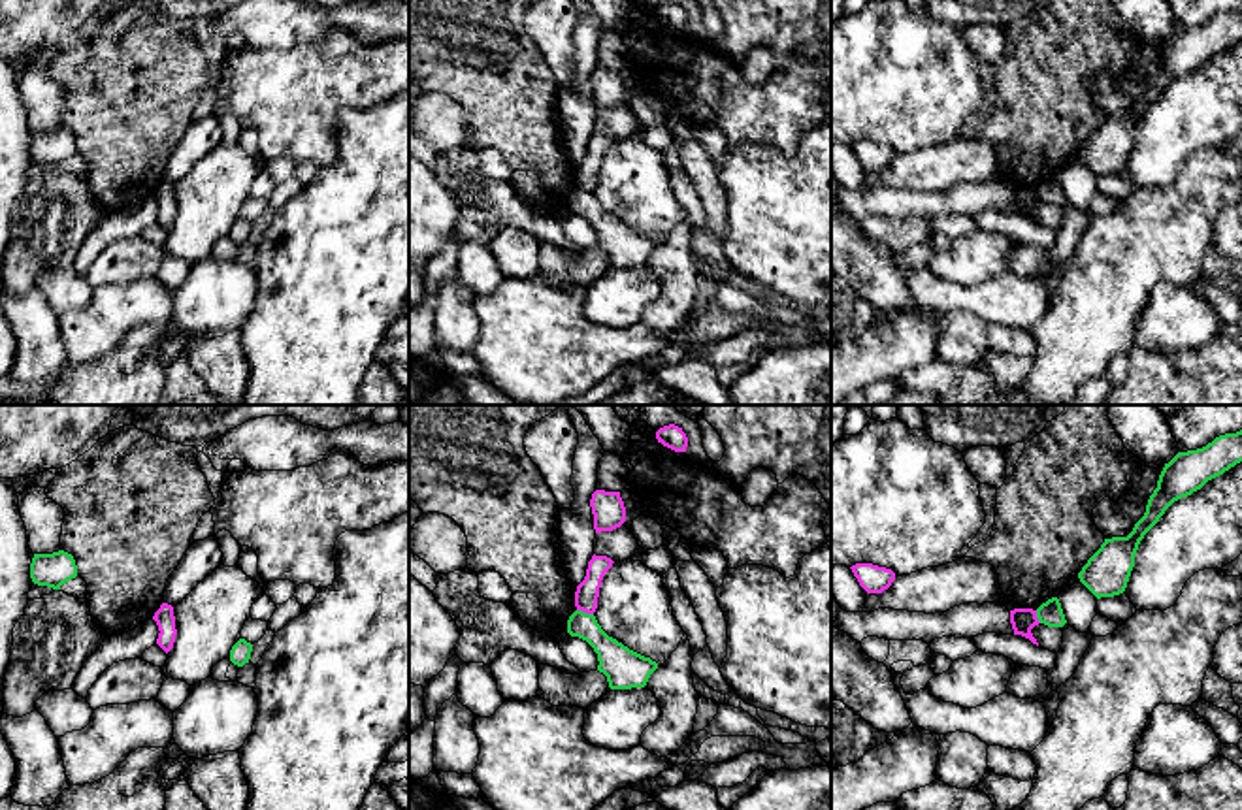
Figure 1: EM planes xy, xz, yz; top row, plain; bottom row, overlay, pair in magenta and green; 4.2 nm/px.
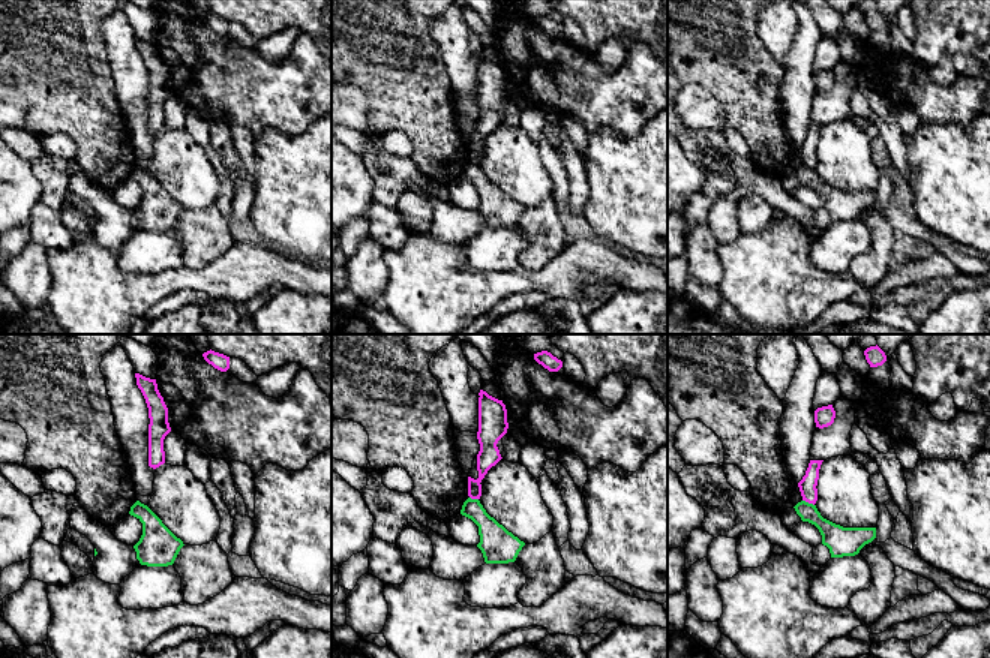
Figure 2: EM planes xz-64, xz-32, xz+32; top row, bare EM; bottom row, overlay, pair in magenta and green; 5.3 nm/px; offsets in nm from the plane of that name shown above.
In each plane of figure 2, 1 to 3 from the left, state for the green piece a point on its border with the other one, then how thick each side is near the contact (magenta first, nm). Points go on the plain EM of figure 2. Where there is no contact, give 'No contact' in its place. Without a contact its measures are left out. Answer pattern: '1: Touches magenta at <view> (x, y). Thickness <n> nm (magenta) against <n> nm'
1: No contact
2: Touches magenta at xz-32 (474, 162). Thickness 120 nm (magenta) against 160 nm
3: Touches magenta at xz+32 (809, 167). Thickness 100 nm (magenta) against 140 nm

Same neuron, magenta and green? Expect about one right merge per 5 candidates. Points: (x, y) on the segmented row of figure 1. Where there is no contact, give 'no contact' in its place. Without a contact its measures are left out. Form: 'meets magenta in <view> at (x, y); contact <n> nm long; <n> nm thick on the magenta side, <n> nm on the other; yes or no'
meets magenta in xz at (585, 611); contact 80 nm long; 100 nm thick on the magenta side, 140 nm on the other; no

